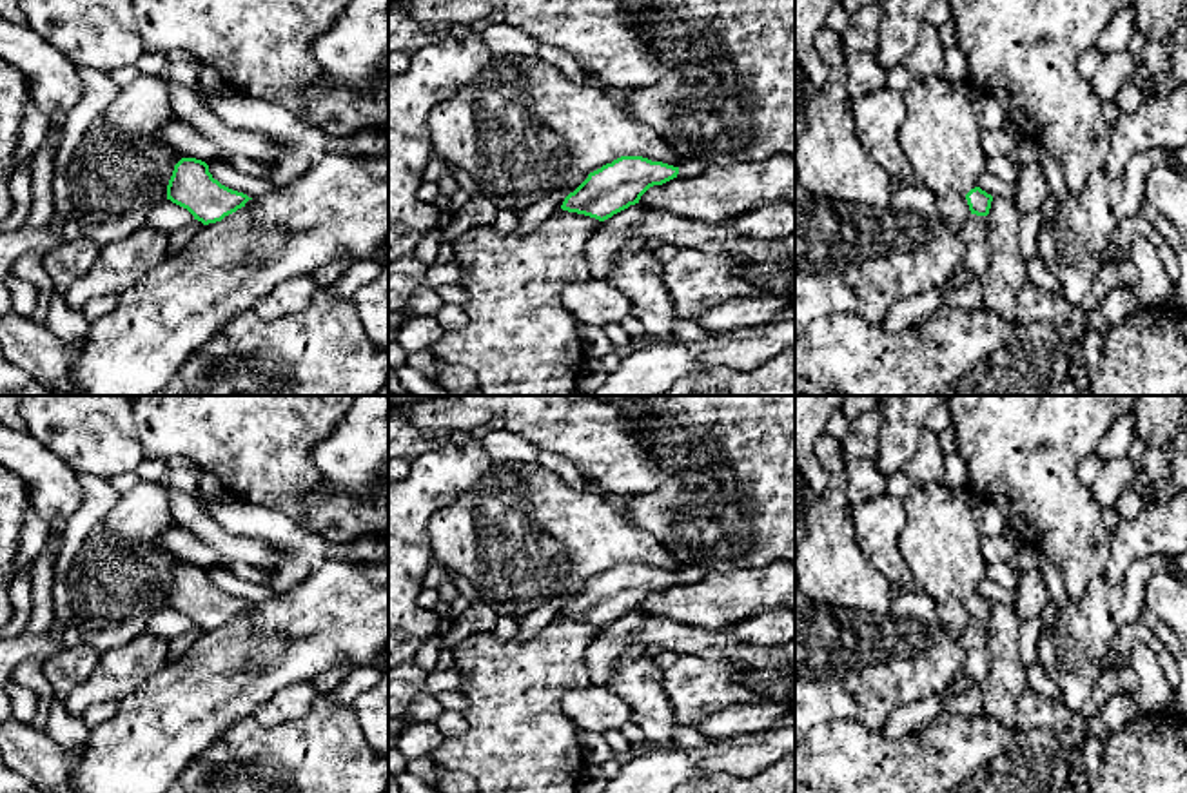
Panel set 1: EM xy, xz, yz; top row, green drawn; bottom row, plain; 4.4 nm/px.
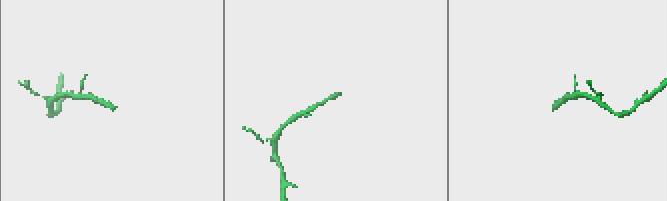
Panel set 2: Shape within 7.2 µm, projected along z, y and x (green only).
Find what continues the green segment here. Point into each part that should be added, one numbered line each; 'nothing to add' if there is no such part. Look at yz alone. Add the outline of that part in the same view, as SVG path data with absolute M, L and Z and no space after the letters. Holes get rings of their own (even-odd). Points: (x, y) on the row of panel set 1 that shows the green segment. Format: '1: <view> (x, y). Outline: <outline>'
1: yz (973, 234). Outline: M976 214L969 216L958 236L966 247L966 256L956 272L978 279L989 261L986 218L980 218Z

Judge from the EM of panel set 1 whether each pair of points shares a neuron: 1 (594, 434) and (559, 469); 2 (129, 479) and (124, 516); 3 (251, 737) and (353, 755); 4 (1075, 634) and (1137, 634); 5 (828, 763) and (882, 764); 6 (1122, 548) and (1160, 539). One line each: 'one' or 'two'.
1: two
2: two
3: one
4: two
5: one
6: one

